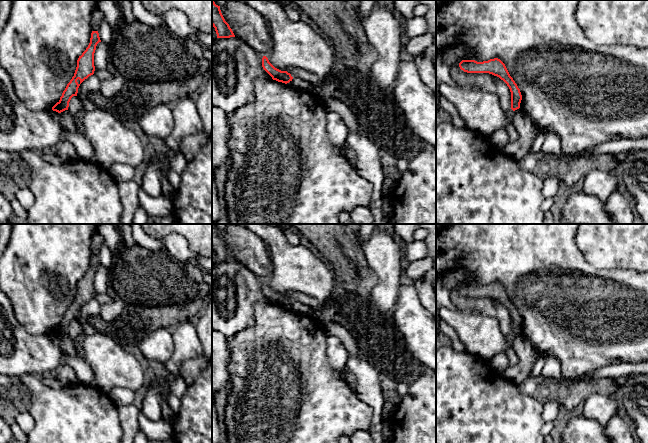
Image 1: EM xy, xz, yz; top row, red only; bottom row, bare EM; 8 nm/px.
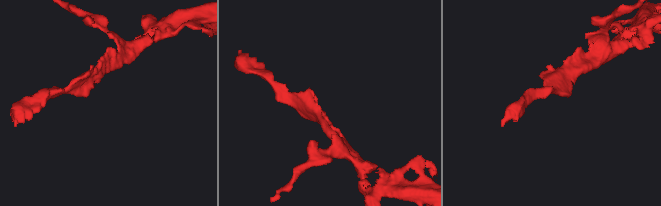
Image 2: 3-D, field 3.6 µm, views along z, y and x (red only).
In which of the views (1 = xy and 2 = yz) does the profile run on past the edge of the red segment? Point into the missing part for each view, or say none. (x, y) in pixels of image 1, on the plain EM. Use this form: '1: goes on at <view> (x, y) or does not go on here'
1: does not go on here
2: does not go on here

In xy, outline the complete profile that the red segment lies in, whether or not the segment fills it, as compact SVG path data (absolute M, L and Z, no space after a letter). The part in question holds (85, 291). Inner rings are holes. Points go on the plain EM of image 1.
M92 255L88 271L77 284L74 300L67 308L60 324L52 331L53 335L61 337L68 334L69 326L73 320L77 320L80 308L94 298L94 277L99 266L101 266L101 264L98 255Z

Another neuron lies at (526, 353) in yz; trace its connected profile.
M521 332L514 335L512 346L519 361L515 366L508 366L502 376L518 386L532 374L532 367L539 353Z

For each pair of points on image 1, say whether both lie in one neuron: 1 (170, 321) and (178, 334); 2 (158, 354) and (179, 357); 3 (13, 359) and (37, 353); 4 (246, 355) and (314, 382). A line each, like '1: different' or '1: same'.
1: different
2: different
3: same
4: same

